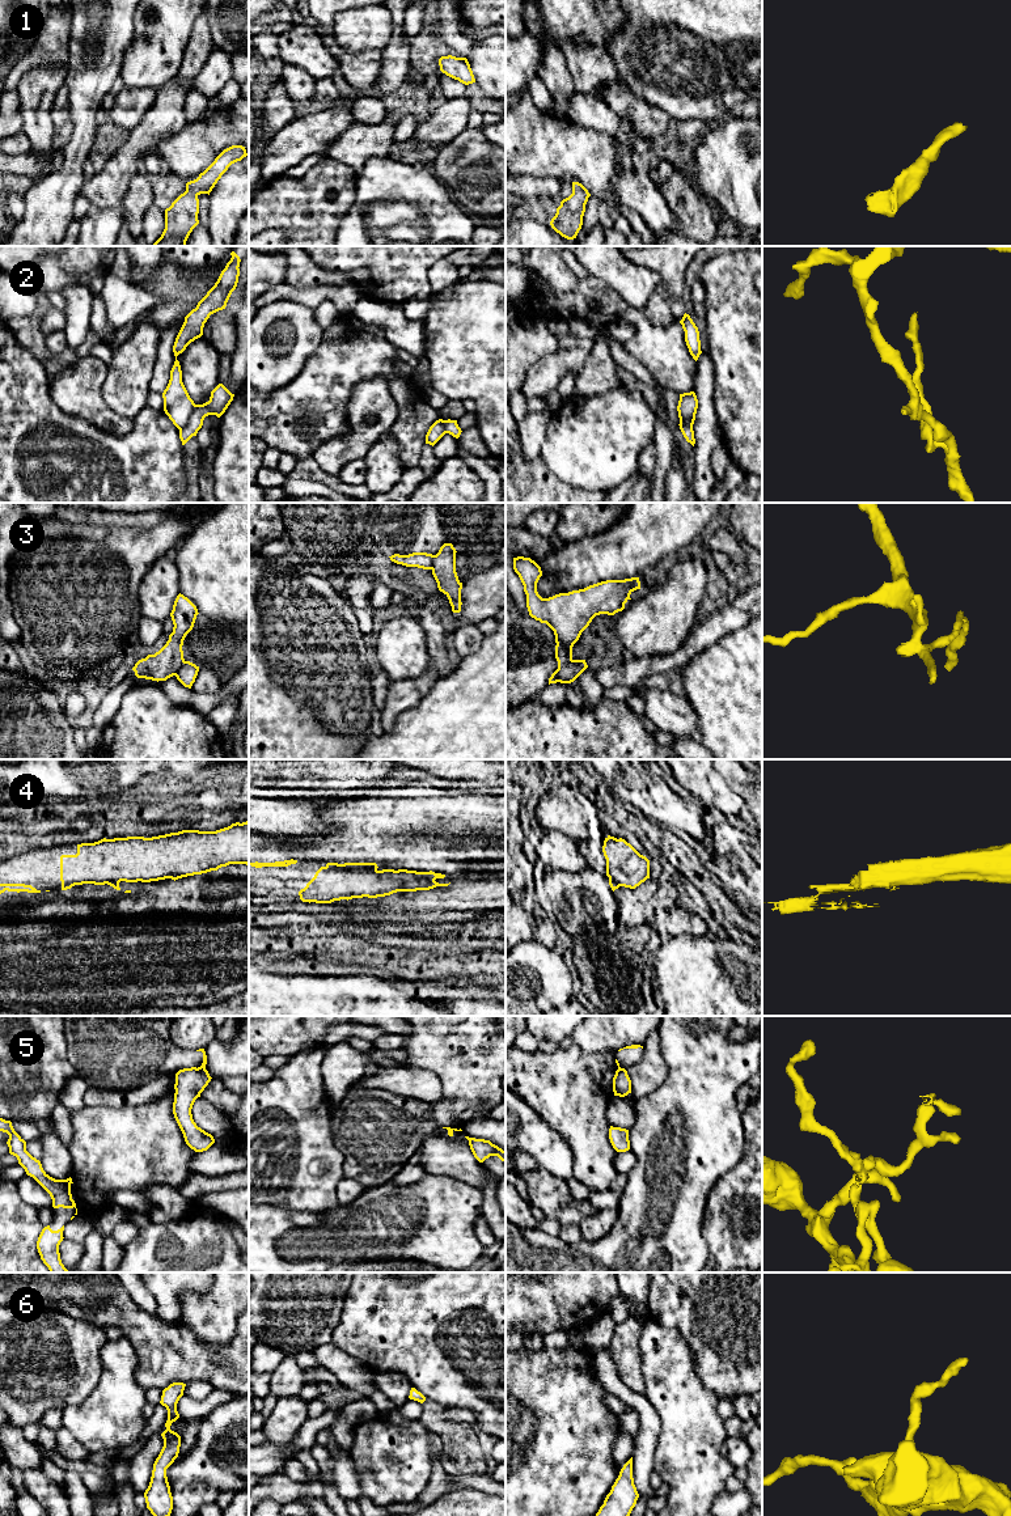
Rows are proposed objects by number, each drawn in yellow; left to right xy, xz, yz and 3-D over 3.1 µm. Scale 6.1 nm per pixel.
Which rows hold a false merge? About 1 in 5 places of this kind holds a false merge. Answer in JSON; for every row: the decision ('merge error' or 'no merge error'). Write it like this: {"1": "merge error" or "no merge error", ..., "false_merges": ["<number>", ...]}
{"1": "no merge error", "2": "merge error", "3": "merge error", "4": "no merge error", "5": "merge error", "6": "no merge error", "false_merges": ["2", "3", "5"]}

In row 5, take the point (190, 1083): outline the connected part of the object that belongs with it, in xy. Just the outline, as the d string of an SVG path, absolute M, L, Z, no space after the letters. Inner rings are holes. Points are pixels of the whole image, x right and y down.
M183 1068L175 1074L173 1114L183 1134L186 1144L195 1152L207 1151L215 1139L193 1119L191 1109L200 1093L211 1081L206 1068Z

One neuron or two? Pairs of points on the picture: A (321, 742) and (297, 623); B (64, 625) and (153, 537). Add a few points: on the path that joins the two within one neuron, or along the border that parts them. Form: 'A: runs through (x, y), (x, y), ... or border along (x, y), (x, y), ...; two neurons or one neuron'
A: runs through (297, 712), (297, 653); one neuron
B: runs through (87, 604), (131, 559); one neuron

